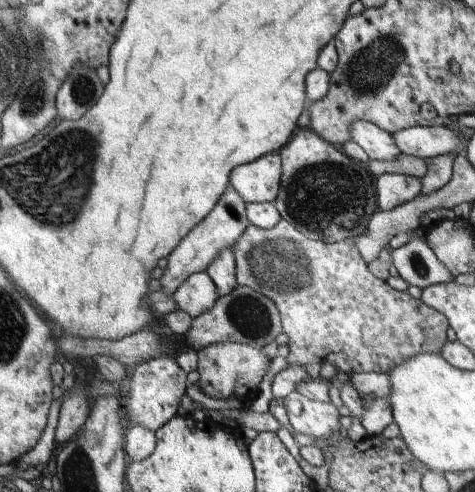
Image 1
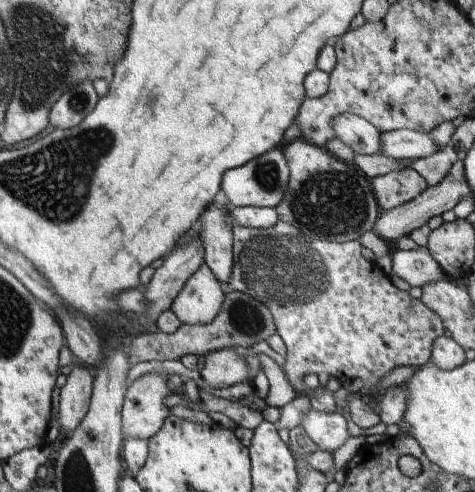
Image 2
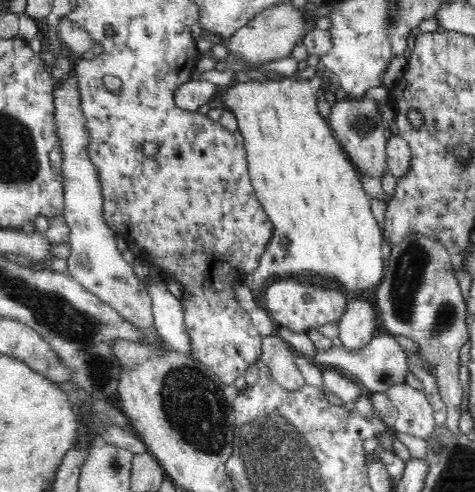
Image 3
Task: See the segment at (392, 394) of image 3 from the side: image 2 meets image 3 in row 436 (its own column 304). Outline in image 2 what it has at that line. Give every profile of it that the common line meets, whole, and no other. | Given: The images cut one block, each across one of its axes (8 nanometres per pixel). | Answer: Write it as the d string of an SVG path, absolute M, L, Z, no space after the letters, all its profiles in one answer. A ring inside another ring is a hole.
M309 410L305 420L299 424L307 432L307 436L317 444L319 452L335 452L349 438L349 420L341 414L323 414L317 410Z

